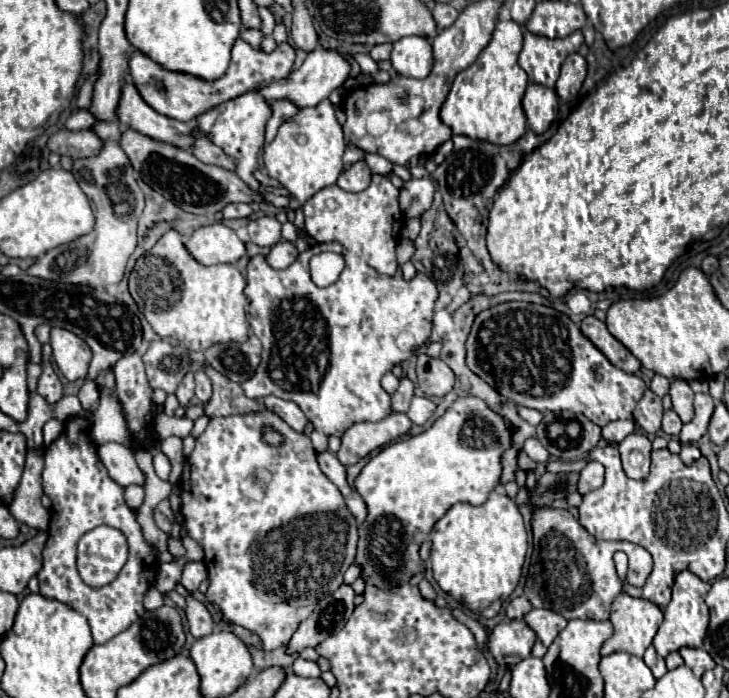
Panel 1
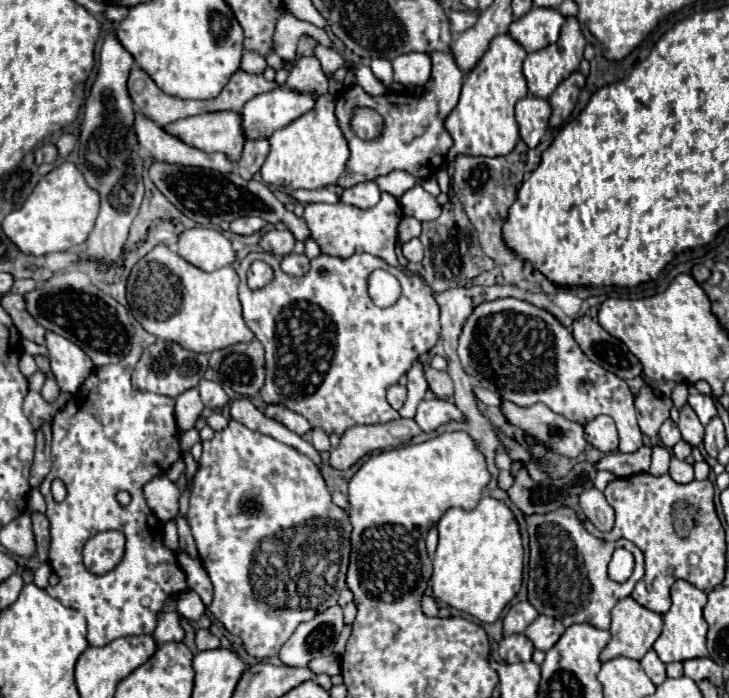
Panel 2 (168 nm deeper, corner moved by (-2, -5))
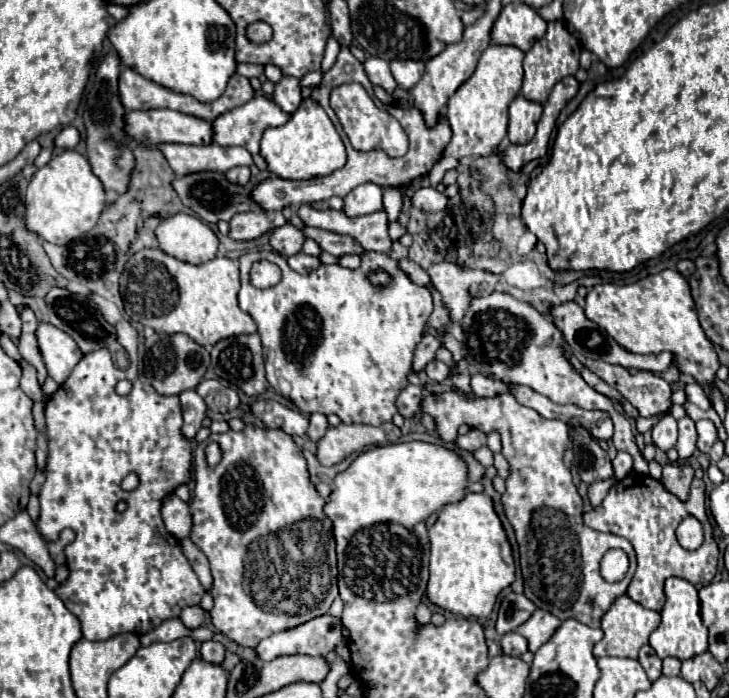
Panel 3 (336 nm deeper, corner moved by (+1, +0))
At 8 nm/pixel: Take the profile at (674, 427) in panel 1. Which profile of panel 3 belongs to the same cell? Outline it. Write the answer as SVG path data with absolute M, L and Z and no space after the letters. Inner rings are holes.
M667 414L657 426L653 426L651 434L653 434L653 444L657 448L661 450L673 448L677 442L677 420L671 414Z

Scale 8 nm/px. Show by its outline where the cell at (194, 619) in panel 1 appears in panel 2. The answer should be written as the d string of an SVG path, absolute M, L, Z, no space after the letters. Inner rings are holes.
M198 629L198 633L196 633L196 647L198 647L198 651L216 649L216 647L220 647L220 639L214 637L208 629Z

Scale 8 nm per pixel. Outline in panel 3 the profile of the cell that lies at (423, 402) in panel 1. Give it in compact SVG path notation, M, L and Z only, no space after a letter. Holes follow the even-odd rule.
M451 390L439 396L429 394L423 400L421 410L435 418L437 432L445 442L453 442L453 426L463 422L485 434L491 430L499 432L503 442L503 456L509 462L509 476L505 480L507 492L501 496L501 504L519 542L521 572L525 574L525 596L537 608L545 608L559 620L575 618L589 628L599 628L603 614L609 610L615 598L625 594L631 582L635 570L635 552L625 538L603 534L583 524L583 500L571 480L569 468L563 464L563 452L569 444L567 424L561 420L543 418L533 408L519 404L511 394L473 398L469 394ZM609 548L623 548L631 558L631 568L625 574L623 582L609 584L599 574L599 560ZM529 568L533 580L547 578L553 590L553 598L549 598L541 586L533 586L533 582L527 584Z

